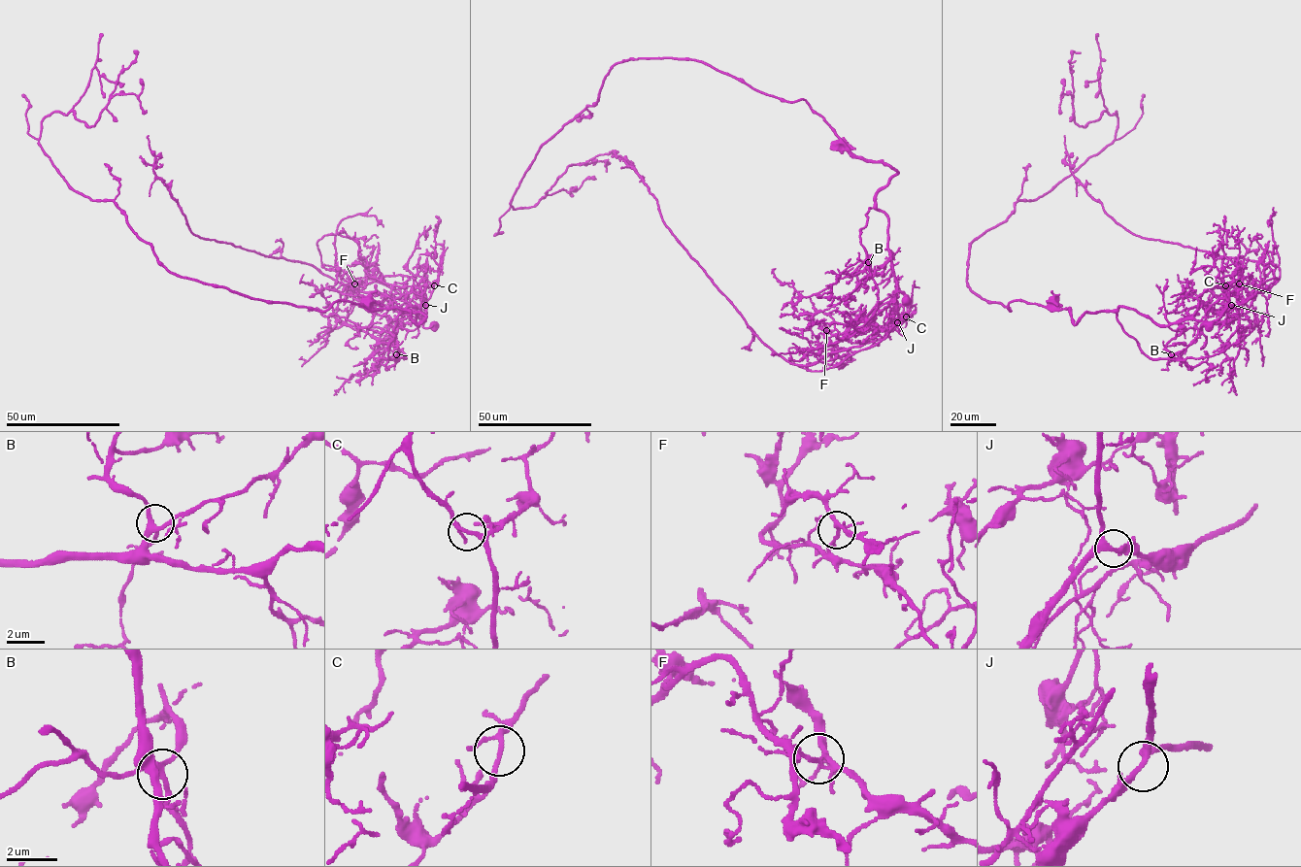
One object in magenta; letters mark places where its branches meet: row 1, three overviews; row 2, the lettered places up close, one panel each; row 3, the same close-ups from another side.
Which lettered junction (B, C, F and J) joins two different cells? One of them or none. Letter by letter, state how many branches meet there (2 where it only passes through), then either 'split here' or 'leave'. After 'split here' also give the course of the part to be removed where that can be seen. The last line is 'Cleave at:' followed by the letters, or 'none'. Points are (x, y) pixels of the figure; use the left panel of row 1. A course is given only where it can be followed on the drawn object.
B: branches 5; leave
C: branches 4; leave
F: branches 5; split here; course (354, 283), (411, 276), (415, 295), (405, 302), (349, 288), (305, 263), (195, 235), (153, 170), (148, 136)
J: branches 4; leave
Cleave at: F

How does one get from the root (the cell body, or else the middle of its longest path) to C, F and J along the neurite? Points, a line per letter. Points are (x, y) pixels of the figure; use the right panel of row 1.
C: (1053, 304), (1068, 308), (1075, 324), (1085, 312), (1119, 307), (1162, 325), (1213, 321), (1229, 304), (1226, 285)
F: (1053, 304), (1068, 308), (1075, 324), (1085, 312), (1119, 307), (1162, 325), (1229, 323), (1251, 304), (1239, 283)
J: (1053, 304), (1068, 308), (1075, 324), (1085, 312), (1124, 307), (1162, 325), (1188, 318), (1213, 321), (1231, 305)

